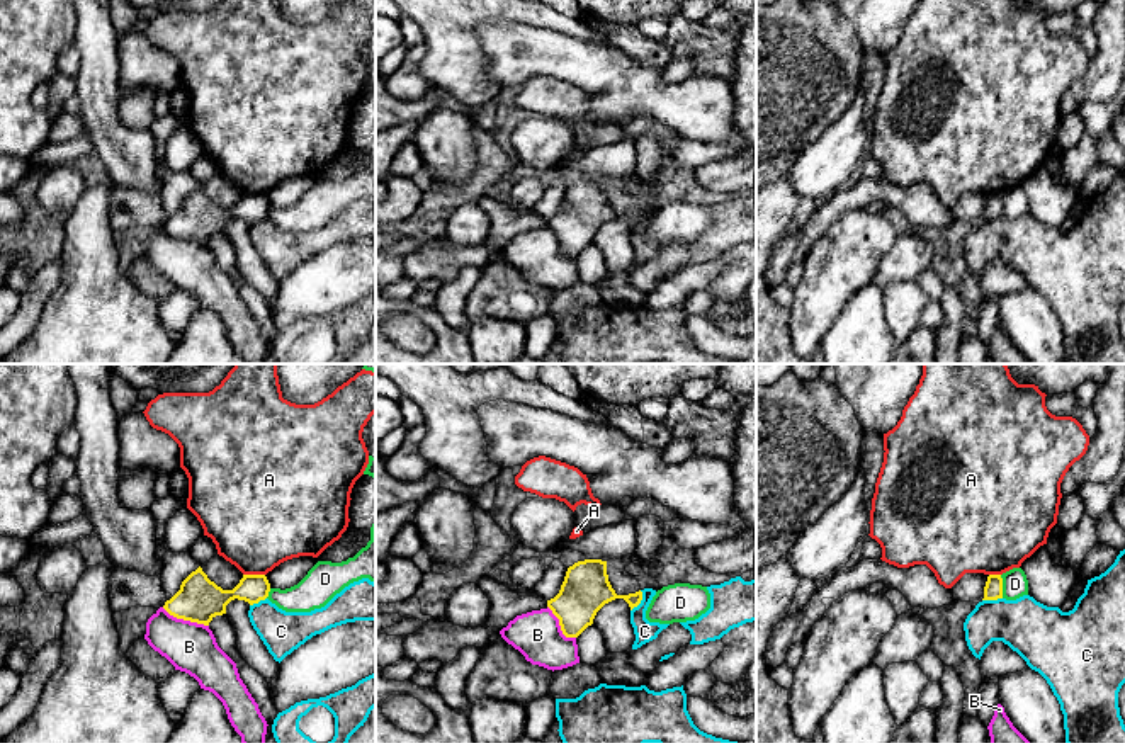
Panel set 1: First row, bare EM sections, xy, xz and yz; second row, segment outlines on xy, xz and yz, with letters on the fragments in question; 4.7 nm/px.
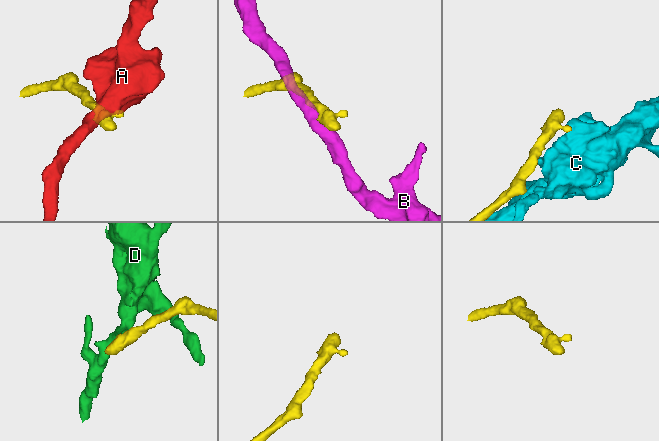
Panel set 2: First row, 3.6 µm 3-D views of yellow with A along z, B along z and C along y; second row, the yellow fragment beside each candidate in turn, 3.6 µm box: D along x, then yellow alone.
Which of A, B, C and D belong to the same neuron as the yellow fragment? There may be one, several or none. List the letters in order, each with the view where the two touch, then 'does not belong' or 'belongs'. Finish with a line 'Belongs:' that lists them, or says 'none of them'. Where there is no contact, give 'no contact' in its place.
A: contact in xy; does not belong
B: contact in xy; does not belong
C: contact in xz; does not belong
D: contact in yz; does not belong
Belongs: none of them

